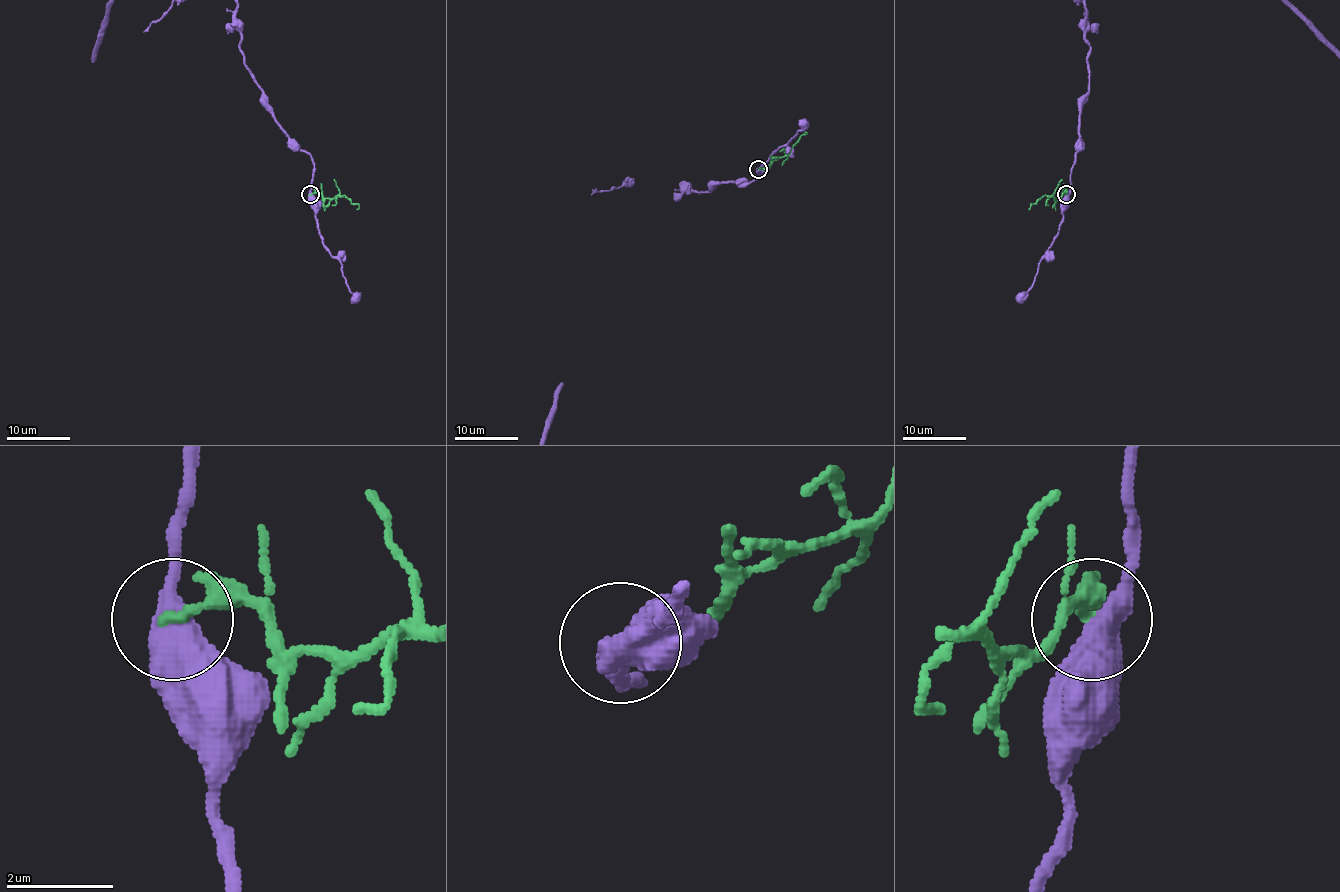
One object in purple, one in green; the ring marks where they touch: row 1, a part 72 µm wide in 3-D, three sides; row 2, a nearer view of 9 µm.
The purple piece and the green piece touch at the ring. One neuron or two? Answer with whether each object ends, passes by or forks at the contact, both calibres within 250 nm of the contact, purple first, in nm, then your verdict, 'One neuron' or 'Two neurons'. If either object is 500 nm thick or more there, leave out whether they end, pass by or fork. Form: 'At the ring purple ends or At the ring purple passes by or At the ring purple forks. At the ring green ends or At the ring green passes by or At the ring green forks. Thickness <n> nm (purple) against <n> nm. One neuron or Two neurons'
Thickness 500 nm (purple) against 200 nm. Two neurons

